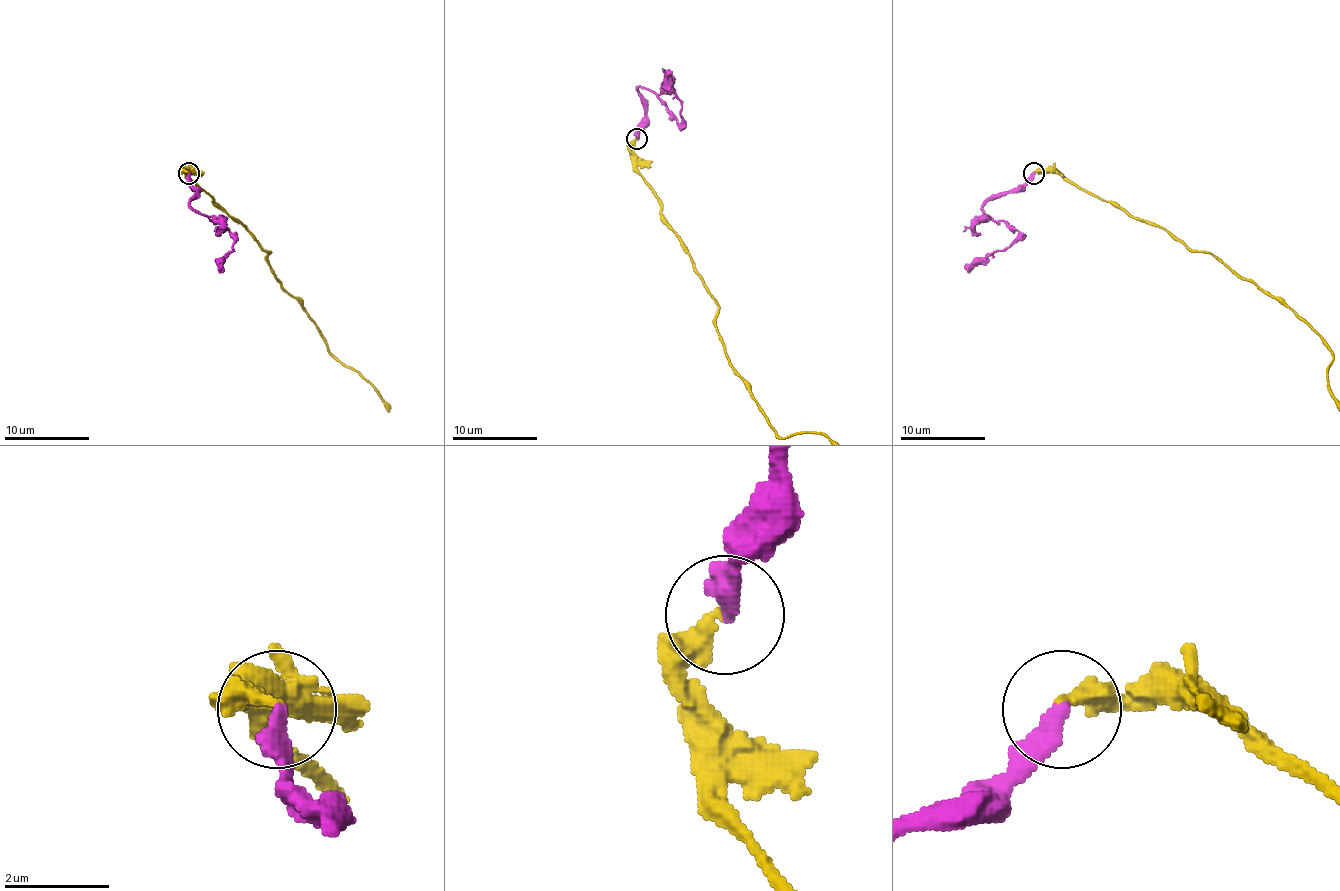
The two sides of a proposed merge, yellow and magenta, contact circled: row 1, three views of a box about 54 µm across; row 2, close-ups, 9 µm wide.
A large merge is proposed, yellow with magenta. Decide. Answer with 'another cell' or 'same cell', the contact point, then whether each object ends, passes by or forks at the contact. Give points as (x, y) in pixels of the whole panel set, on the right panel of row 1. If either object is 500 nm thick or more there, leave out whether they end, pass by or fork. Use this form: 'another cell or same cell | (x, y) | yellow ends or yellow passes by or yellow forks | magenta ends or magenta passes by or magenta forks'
same cell | (1033, 173) | yellow ends | magenta ends

